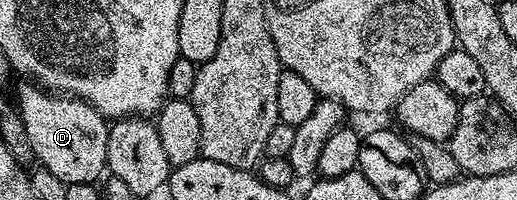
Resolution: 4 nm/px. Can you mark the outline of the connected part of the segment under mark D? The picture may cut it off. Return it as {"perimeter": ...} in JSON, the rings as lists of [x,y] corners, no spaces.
{"perimeter":[[[23,81],[19,87],[17,106],[21,121],[25,121],[25,130],[33,145],[38,166],[49,169],[61,181],[69,183],[95,183],[99,174],[104,174],[107,166],[107,128],[108,120],[93,105],[83,99],[77,99],[62,93],[52,93],[31,81]]]}

